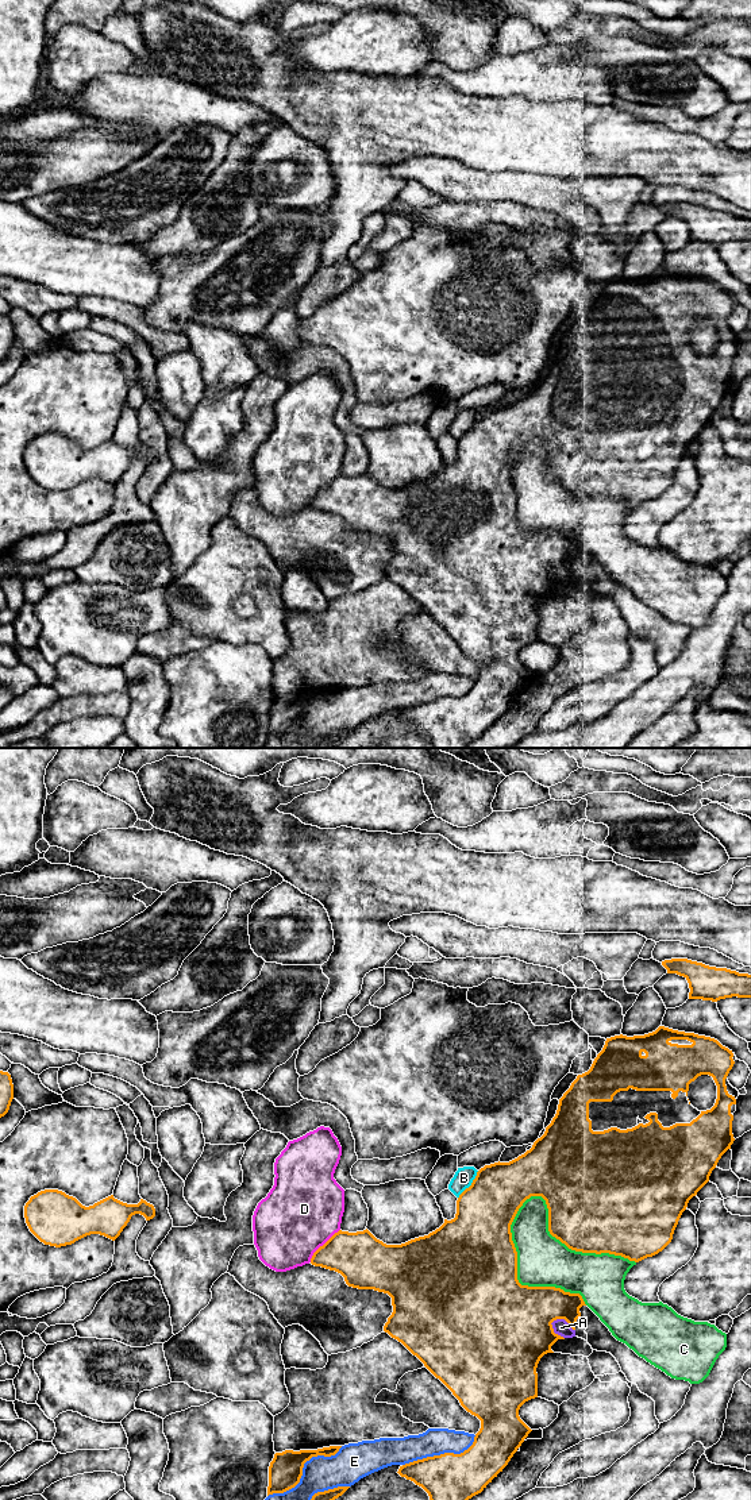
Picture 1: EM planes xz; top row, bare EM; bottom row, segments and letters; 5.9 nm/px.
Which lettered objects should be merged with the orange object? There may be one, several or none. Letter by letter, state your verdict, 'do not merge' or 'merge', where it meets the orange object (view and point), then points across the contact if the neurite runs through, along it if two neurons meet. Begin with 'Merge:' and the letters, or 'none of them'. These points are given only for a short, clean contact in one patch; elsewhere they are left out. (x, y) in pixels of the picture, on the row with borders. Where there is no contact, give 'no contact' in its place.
Merge: B
A: do not merge; contact xz (562, 1318)
B: merge; contact xz (472, 1184)
C: do not merge; contact xz (555, 1237)
D: do not merge; contact xz (323, 1245)
E: do not merge; contact xz (301, 1469)

